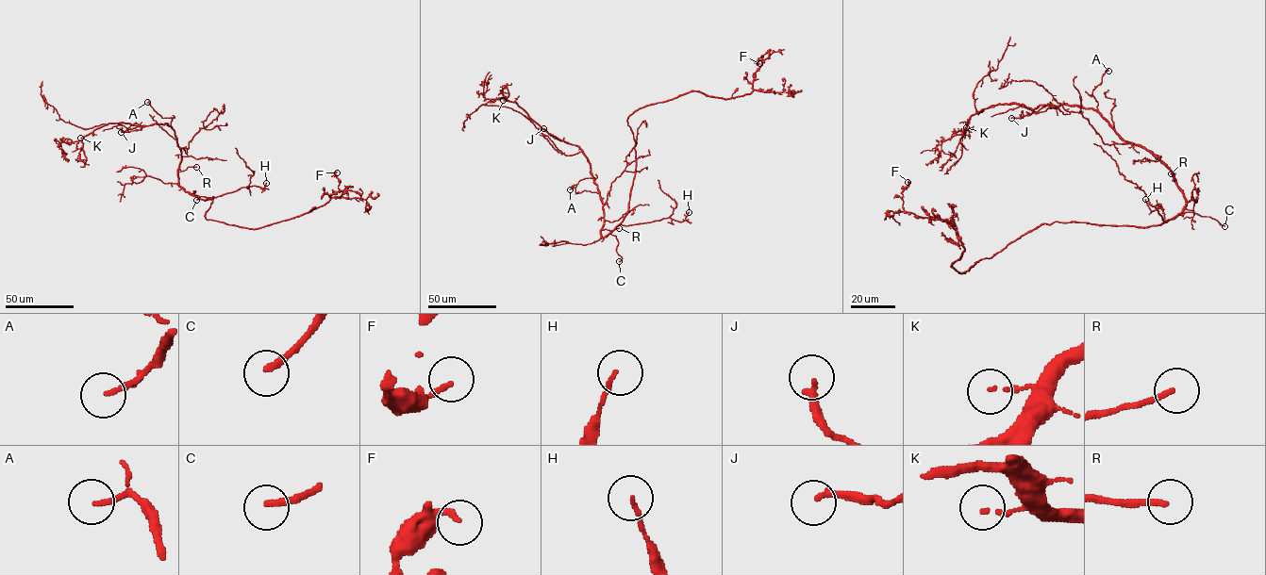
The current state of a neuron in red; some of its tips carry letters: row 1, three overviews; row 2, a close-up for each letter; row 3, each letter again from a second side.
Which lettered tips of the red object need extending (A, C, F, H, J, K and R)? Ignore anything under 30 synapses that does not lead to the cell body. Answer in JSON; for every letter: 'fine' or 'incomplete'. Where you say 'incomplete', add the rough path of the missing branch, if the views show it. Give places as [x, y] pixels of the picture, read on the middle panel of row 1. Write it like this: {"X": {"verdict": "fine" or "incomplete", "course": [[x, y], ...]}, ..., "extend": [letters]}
{"A": {"verdict": "fine"}, "C": {"verdict": "incomplete", "course": [[619, 261], [614, 269], [622, 278]]}, "F": {"verdict": "fine"}, "H": {"verdict": "fine"}, "J": {"verdict": "fine"}, "K": {"verdict": "fine"}, "R": {"verdict": "fine"}, "extend": ["C"]}

